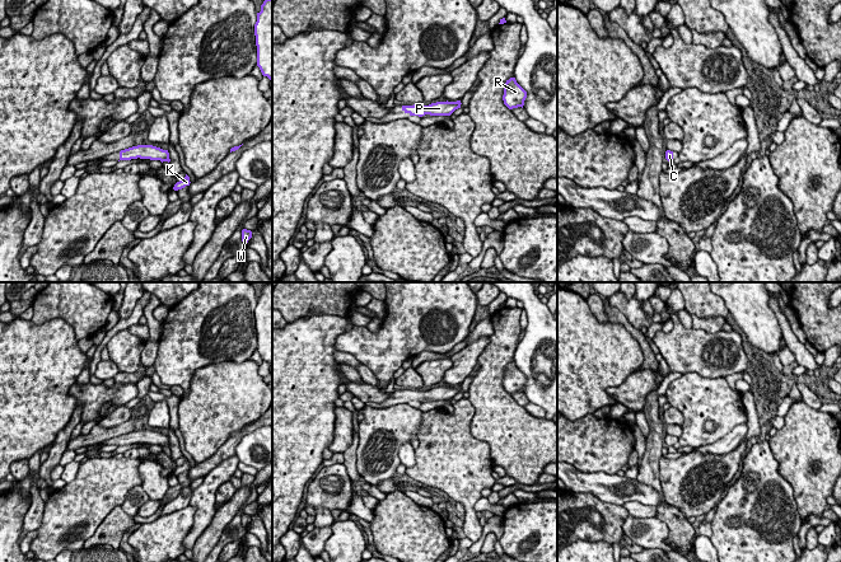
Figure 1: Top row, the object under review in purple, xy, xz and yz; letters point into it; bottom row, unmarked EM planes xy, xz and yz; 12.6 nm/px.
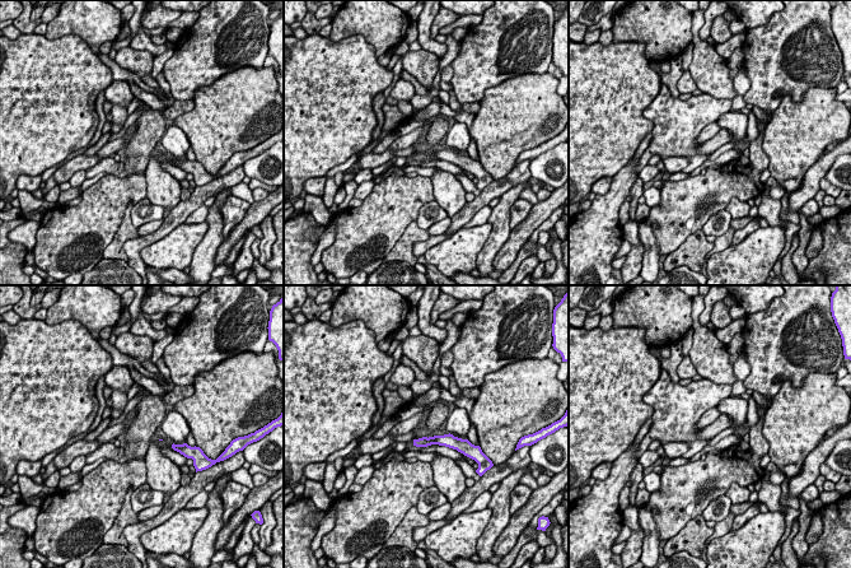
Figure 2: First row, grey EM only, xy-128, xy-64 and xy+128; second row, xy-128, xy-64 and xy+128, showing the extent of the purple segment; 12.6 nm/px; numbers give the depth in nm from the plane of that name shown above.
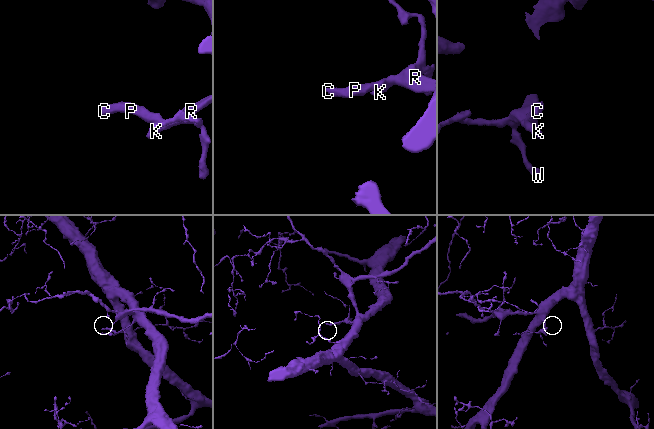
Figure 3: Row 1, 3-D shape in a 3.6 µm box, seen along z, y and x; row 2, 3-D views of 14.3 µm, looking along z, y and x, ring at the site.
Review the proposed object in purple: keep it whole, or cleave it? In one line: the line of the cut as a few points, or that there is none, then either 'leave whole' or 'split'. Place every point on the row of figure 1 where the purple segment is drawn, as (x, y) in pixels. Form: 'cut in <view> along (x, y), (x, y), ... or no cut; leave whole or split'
no cut; leave whole

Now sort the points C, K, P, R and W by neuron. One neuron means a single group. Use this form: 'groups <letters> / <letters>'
groups C K P R W

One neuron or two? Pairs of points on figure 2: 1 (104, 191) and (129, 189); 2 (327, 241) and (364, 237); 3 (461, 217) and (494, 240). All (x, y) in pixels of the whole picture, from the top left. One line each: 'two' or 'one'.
1: one
2: two
3: two

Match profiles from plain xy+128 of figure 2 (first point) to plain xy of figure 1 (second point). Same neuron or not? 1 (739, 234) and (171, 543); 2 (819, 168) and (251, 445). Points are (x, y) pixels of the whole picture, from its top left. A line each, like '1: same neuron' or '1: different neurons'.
1: different neurons
2: different neurons

